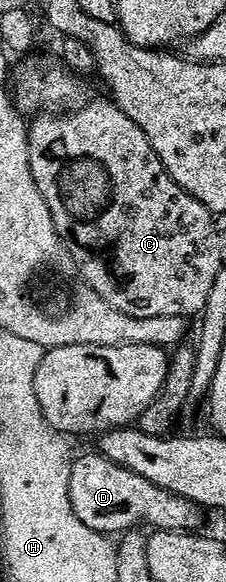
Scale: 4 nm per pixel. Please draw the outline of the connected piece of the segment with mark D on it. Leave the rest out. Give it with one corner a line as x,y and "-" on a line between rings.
91,452
82,454
73,459
70,464
70,479
68,480
68,496
72,500
72,512
88,528
107,536
118,536
123,532
137,527
138,521
147,522
154,530
181,530
183,532
194,532
199,529
202,522
203,511
198,503
191,502
190,499
174,494
170,490
160,488
152,480
108,460
102,454

